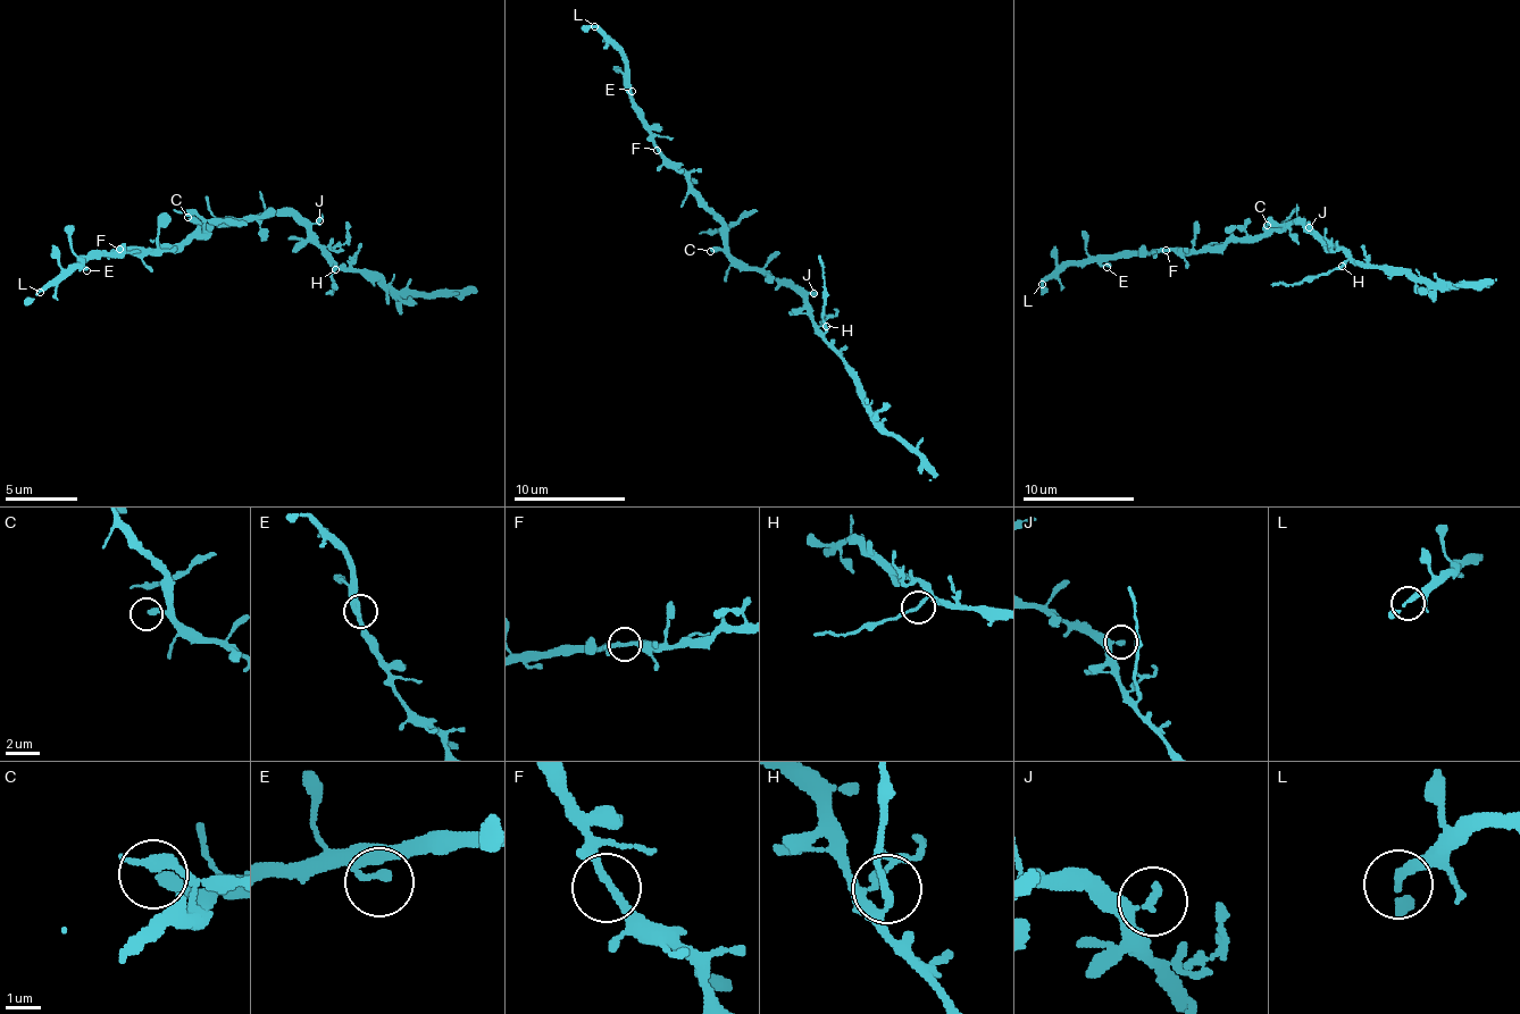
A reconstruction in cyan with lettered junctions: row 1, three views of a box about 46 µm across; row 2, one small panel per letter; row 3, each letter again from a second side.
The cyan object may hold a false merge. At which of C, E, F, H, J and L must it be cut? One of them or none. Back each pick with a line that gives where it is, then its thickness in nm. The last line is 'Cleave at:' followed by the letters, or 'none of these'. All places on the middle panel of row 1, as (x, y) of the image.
H: (826, 326) | 190 nm
Cleave at: H

